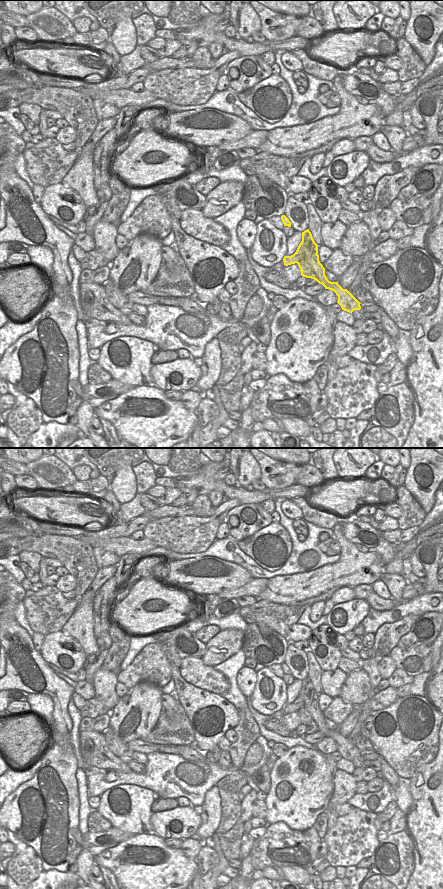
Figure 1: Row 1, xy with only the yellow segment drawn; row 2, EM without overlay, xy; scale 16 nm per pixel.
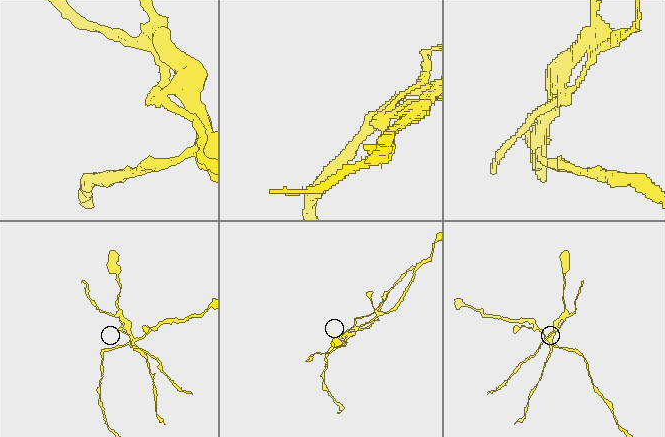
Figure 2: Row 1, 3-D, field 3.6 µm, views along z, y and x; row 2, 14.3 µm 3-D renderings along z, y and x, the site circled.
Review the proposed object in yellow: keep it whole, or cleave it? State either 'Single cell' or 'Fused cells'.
Fused cells.

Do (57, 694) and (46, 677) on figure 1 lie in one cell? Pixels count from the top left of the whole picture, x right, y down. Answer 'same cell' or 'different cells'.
same cell

